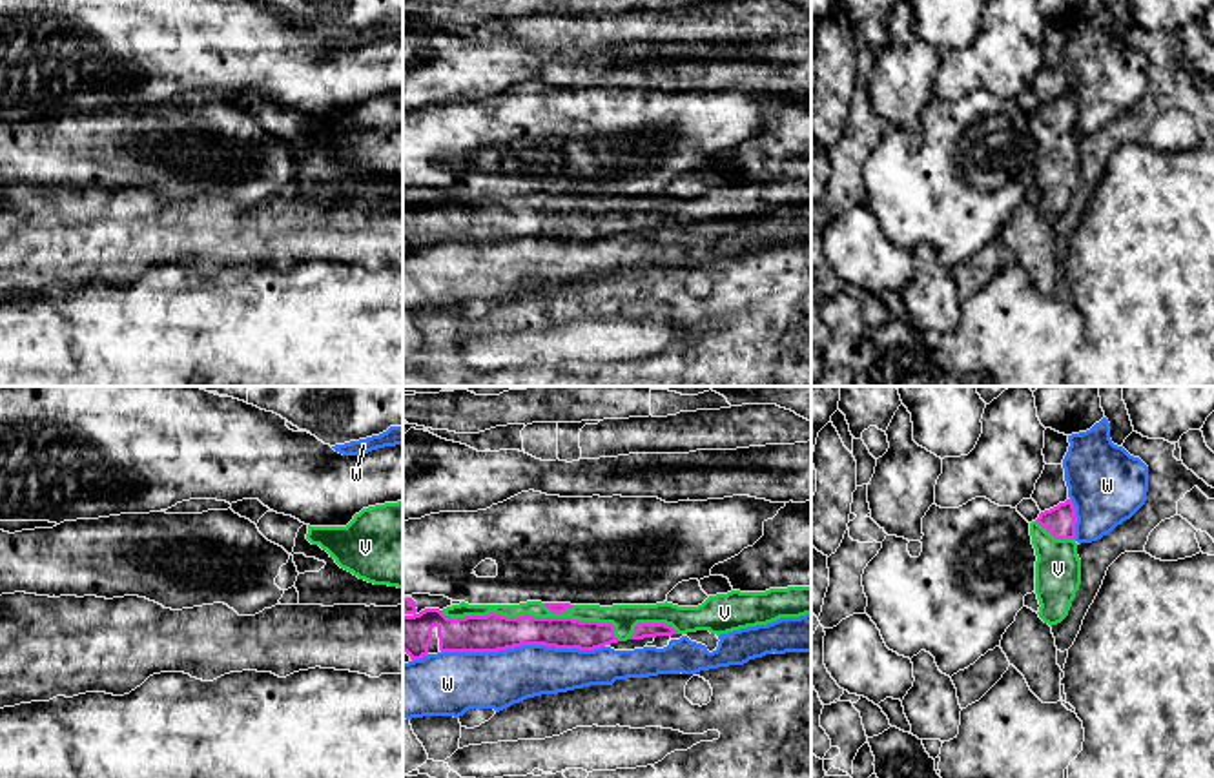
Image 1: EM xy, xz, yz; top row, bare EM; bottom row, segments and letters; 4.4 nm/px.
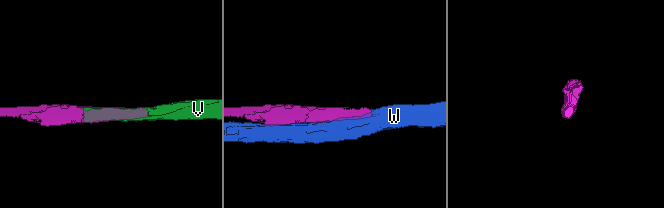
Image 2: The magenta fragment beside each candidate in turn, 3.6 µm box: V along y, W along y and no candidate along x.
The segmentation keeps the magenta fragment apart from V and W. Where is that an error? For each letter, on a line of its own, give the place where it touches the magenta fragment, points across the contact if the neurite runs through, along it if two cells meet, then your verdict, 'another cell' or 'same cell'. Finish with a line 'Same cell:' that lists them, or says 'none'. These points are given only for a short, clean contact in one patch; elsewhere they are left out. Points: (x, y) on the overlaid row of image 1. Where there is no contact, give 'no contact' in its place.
V: meets magenta in xz at (533, 616); same cell
W: meets magenta in xz at (522, 644); another cell
Same cell: V

